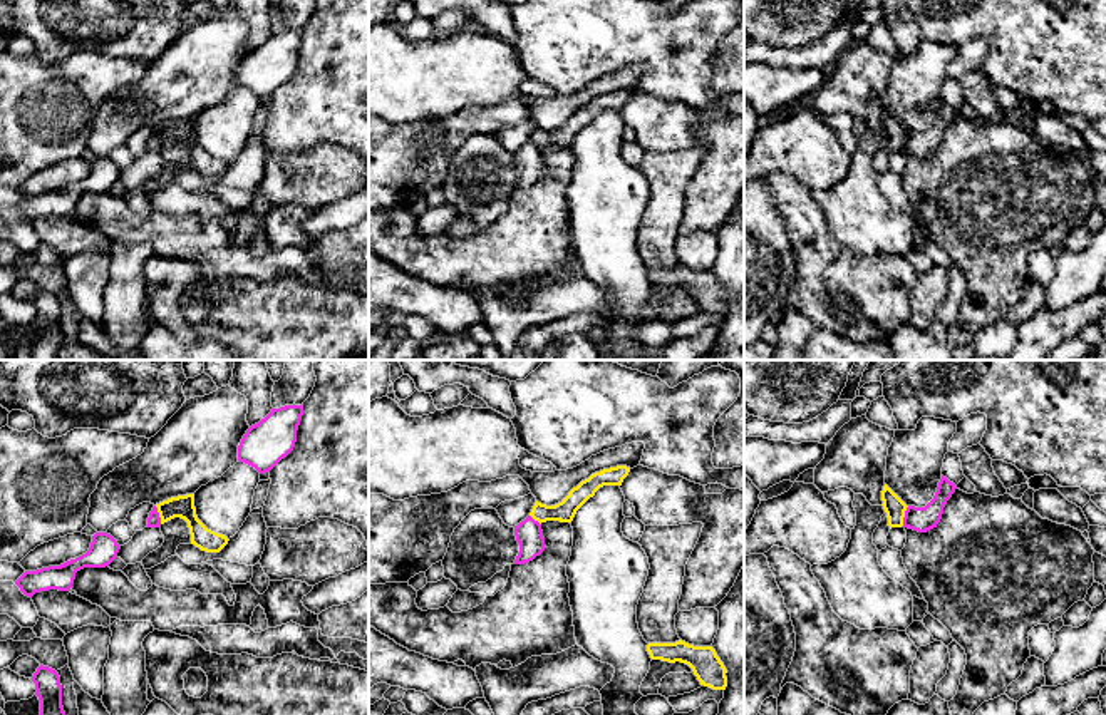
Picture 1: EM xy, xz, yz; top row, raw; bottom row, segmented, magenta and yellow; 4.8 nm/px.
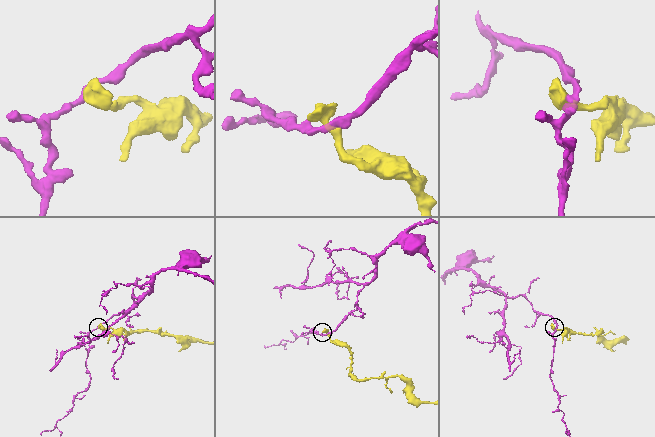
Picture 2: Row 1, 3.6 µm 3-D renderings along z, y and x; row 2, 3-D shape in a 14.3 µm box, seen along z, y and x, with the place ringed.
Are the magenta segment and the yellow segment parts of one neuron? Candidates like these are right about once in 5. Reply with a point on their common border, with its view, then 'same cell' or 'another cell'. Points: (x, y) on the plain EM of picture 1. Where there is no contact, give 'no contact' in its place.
yz (905, 141) | another cell

